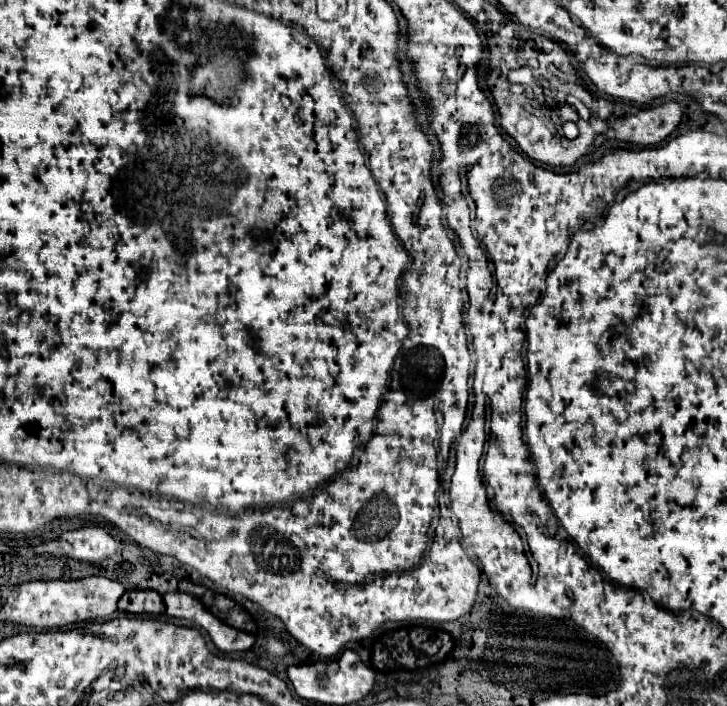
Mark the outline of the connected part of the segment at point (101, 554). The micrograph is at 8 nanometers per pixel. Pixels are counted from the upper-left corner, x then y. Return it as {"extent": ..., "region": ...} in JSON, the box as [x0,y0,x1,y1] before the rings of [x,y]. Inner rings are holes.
{"extent":[61,528,119,562],"region":[[[77,528],[61,536],[71,544],[71,558],[85,562],[99,562],[117,552],[119,544],[103,528]]]}

